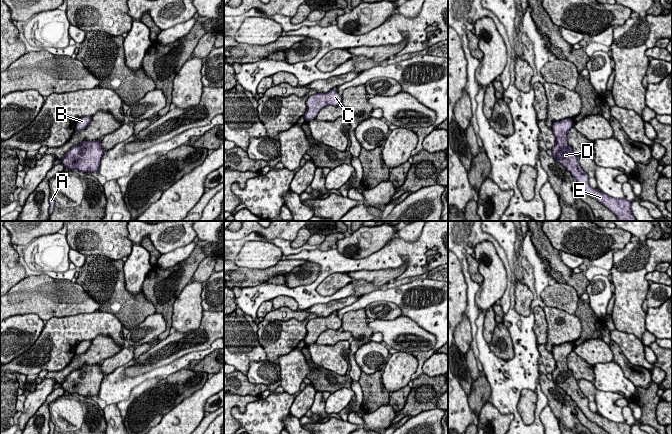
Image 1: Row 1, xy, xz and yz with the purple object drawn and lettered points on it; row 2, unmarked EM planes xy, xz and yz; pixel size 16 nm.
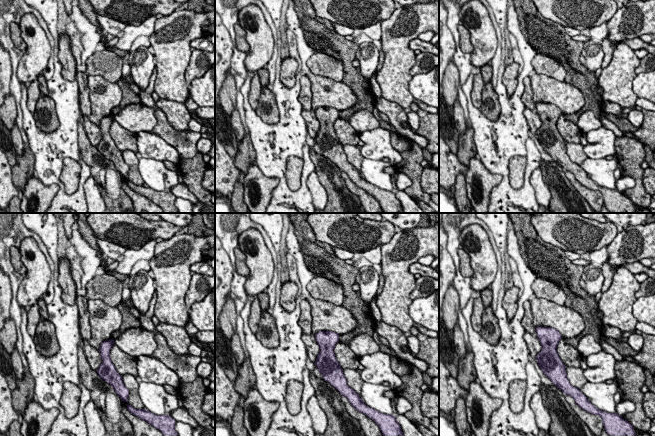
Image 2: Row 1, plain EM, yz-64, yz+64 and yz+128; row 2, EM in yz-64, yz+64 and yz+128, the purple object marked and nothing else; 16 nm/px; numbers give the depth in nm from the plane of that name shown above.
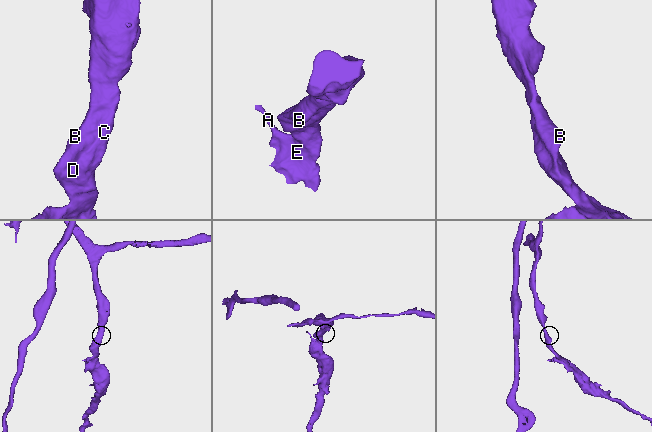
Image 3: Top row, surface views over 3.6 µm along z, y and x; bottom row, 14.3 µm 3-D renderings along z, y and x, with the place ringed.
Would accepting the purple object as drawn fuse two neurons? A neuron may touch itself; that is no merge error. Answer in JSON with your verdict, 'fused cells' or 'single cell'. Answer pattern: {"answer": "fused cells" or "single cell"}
{"answer": "single cell"}

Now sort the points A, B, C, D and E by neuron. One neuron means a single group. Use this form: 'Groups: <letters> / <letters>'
Groups: A B C D E

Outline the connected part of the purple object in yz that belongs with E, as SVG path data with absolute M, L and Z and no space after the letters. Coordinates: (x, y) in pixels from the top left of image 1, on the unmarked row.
M570 342L553 347L552 353L556 362L556 368L551 374L553 382L571 397L589 421L596 423L609 434L631 434L631 426L625 422L612 422L589 409L588 398L581 392L578 381L574 378L567 365L567 356L572 351L573 346Z

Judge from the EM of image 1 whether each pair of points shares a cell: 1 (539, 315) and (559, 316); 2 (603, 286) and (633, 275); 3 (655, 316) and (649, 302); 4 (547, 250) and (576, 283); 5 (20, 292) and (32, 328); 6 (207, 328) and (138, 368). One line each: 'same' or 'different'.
1: different
2: different
3: different
4: same
5: different
6: same

